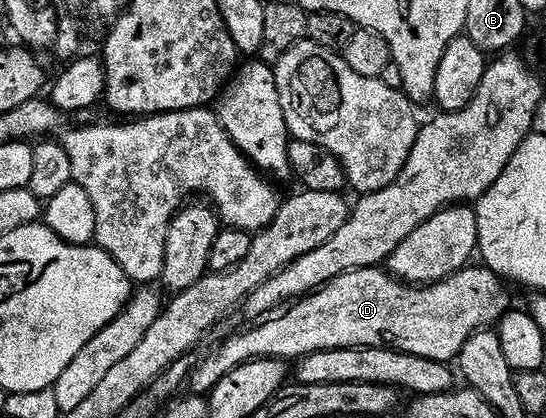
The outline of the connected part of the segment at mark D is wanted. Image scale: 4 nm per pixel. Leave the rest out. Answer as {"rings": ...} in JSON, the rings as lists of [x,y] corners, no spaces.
{"rings":[[[470,264],[450,278],[432,284],[403,282],[385,268],[352,270],[294,301],[284,312],[254,325],[254,330],[231,335],[198,366],[196,363],[191,390],[208,395],[227,372],[256,358],[300,360],[307,354],[335,348],[385,346],[449,364],[460,355],[472,334],[496,327],[510,312],[508,288],[501,275],[483,264]]]}

